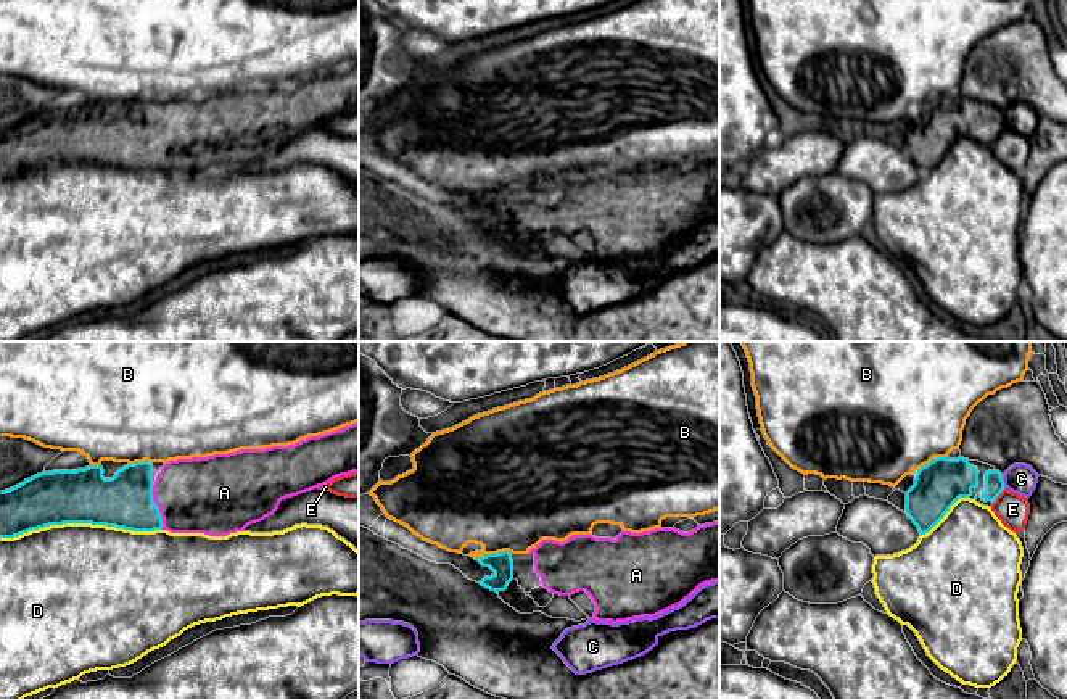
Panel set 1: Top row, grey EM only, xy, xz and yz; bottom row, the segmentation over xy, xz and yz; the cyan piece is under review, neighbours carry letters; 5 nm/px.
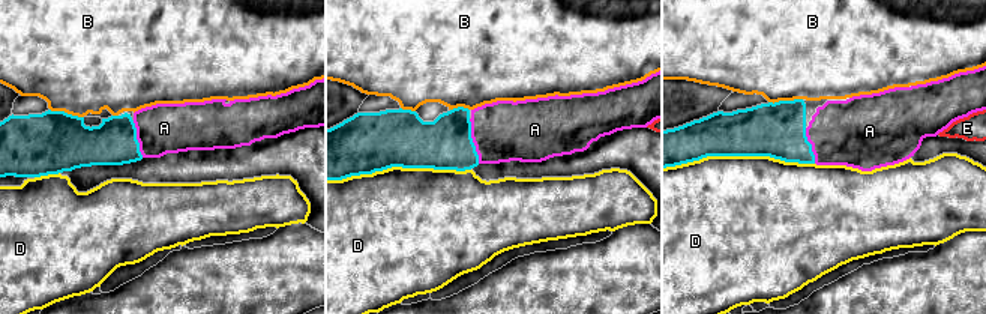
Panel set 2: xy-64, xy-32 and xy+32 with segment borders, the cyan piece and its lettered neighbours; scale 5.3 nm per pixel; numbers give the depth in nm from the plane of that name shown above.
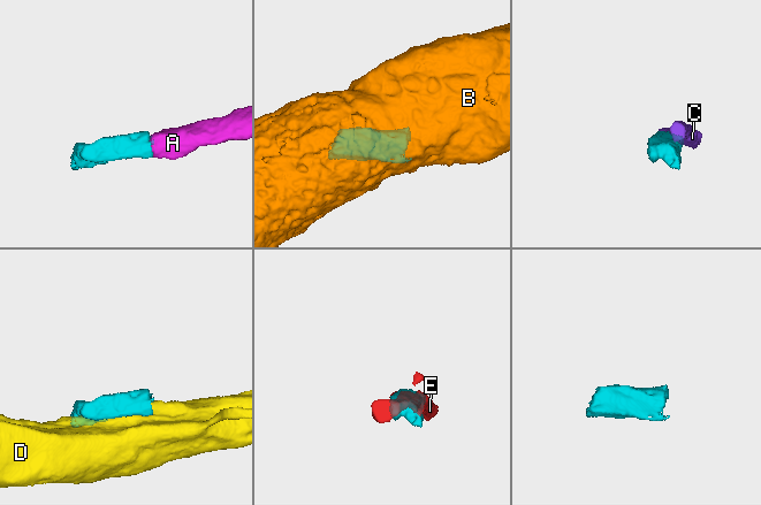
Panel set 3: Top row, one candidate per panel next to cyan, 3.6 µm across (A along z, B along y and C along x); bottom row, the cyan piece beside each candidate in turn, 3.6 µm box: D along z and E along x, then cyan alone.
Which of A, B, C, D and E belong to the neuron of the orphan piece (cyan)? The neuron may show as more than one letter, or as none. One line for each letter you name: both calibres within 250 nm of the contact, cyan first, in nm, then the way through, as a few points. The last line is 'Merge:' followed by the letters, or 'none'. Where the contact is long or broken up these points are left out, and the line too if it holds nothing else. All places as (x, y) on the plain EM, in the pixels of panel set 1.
A: 280 nm thick on the cyan side, 380 nm on the other; runs through xy (126, 140), (145, 147), (158, 147), (192, 134), (201, 134)
Merge: A

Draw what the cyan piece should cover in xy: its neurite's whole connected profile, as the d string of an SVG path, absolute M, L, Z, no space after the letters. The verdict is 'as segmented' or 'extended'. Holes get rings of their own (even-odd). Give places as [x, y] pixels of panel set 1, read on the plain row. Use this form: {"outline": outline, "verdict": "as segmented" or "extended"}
{"outline": "M359 61L288 85L169 100L156 116L148 100L127 103L113 118L103 116L101 105L42 111L0 130L0 177L63 163L227 176L272 155L282 139L354 111L359 111Z", "verdict": "extended"}

